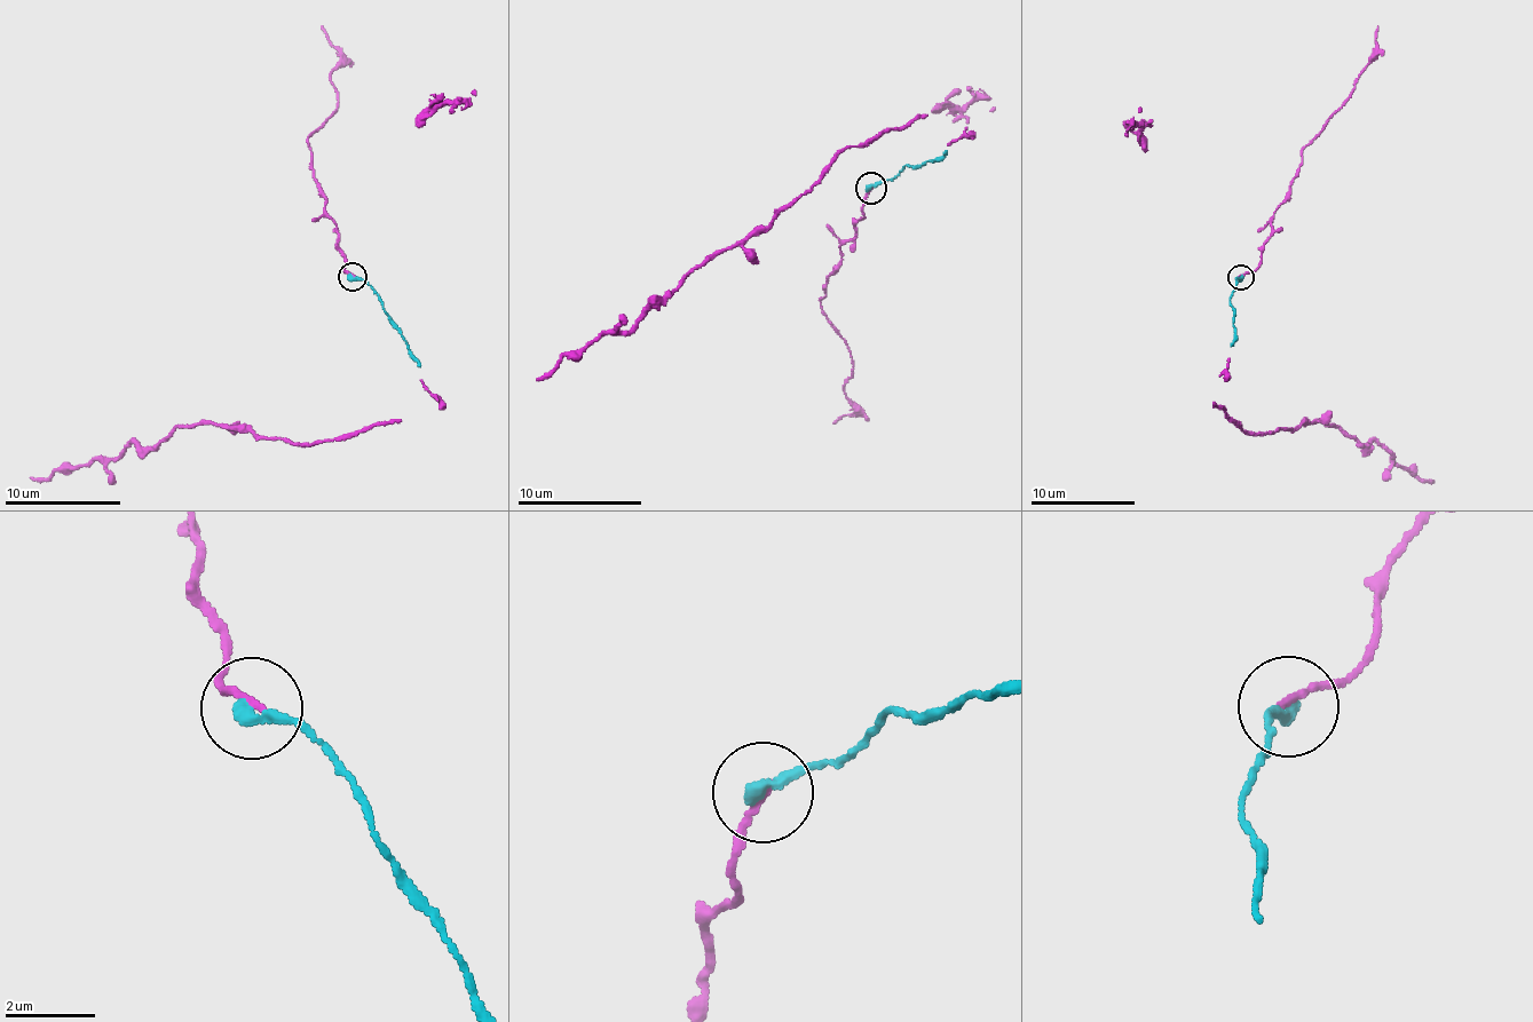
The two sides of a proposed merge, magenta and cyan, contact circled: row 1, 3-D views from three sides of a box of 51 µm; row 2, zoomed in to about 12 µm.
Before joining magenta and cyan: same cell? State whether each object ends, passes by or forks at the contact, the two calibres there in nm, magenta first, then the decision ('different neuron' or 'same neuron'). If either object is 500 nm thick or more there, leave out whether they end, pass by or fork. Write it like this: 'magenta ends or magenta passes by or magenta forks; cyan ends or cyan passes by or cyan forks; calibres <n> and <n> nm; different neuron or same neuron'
magenta ends; cyan ends; calibres 160 and 320 nm; same neuron

